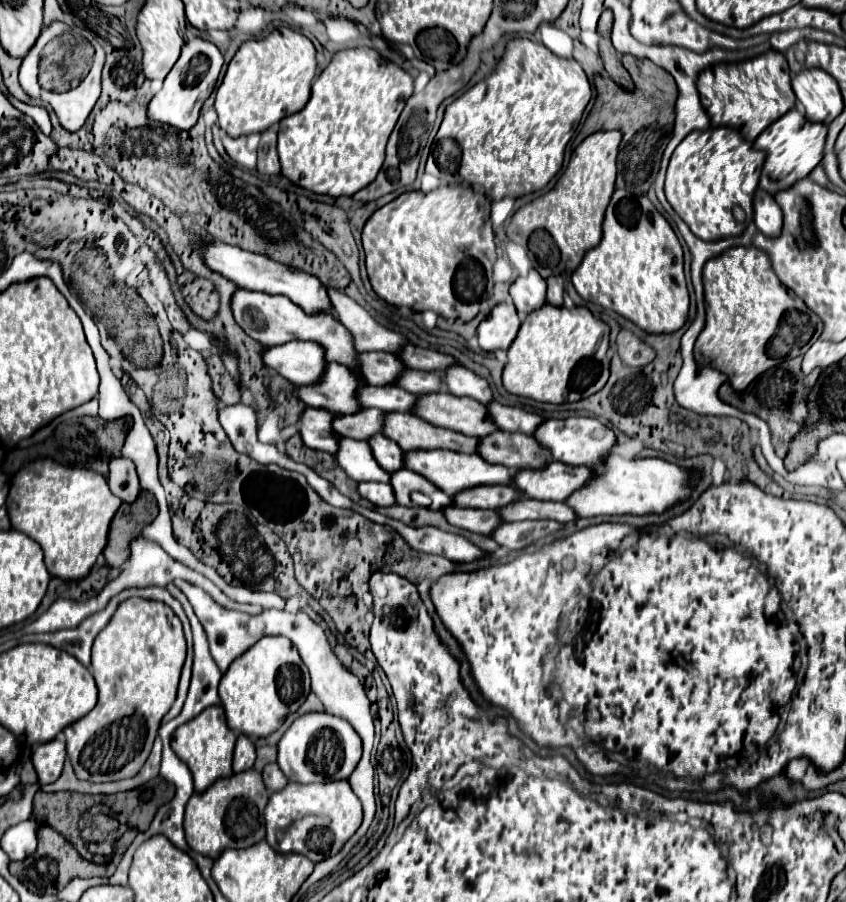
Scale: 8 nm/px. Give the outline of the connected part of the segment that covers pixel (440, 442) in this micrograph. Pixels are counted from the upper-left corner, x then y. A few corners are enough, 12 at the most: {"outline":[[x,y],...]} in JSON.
{"outline":[[387,414],[403,450],[479,452],[479,440],[415,414]]}

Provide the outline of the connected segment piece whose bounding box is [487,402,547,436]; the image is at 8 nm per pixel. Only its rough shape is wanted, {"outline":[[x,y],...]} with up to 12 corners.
{"outline":[[499,402],[487,406],[505,432],[533,436],[543,416]]}

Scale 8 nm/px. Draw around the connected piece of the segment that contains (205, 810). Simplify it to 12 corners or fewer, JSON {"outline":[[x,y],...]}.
{"outline":[[257,770],[191,796],[185,838],[217,858],[265,838]]}

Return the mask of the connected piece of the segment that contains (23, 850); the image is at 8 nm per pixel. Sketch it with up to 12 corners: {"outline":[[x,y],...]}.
{"outline":[[31,816],[11,826],[1,848],[11,860],[25,860],[37,848],[45,822]]}

